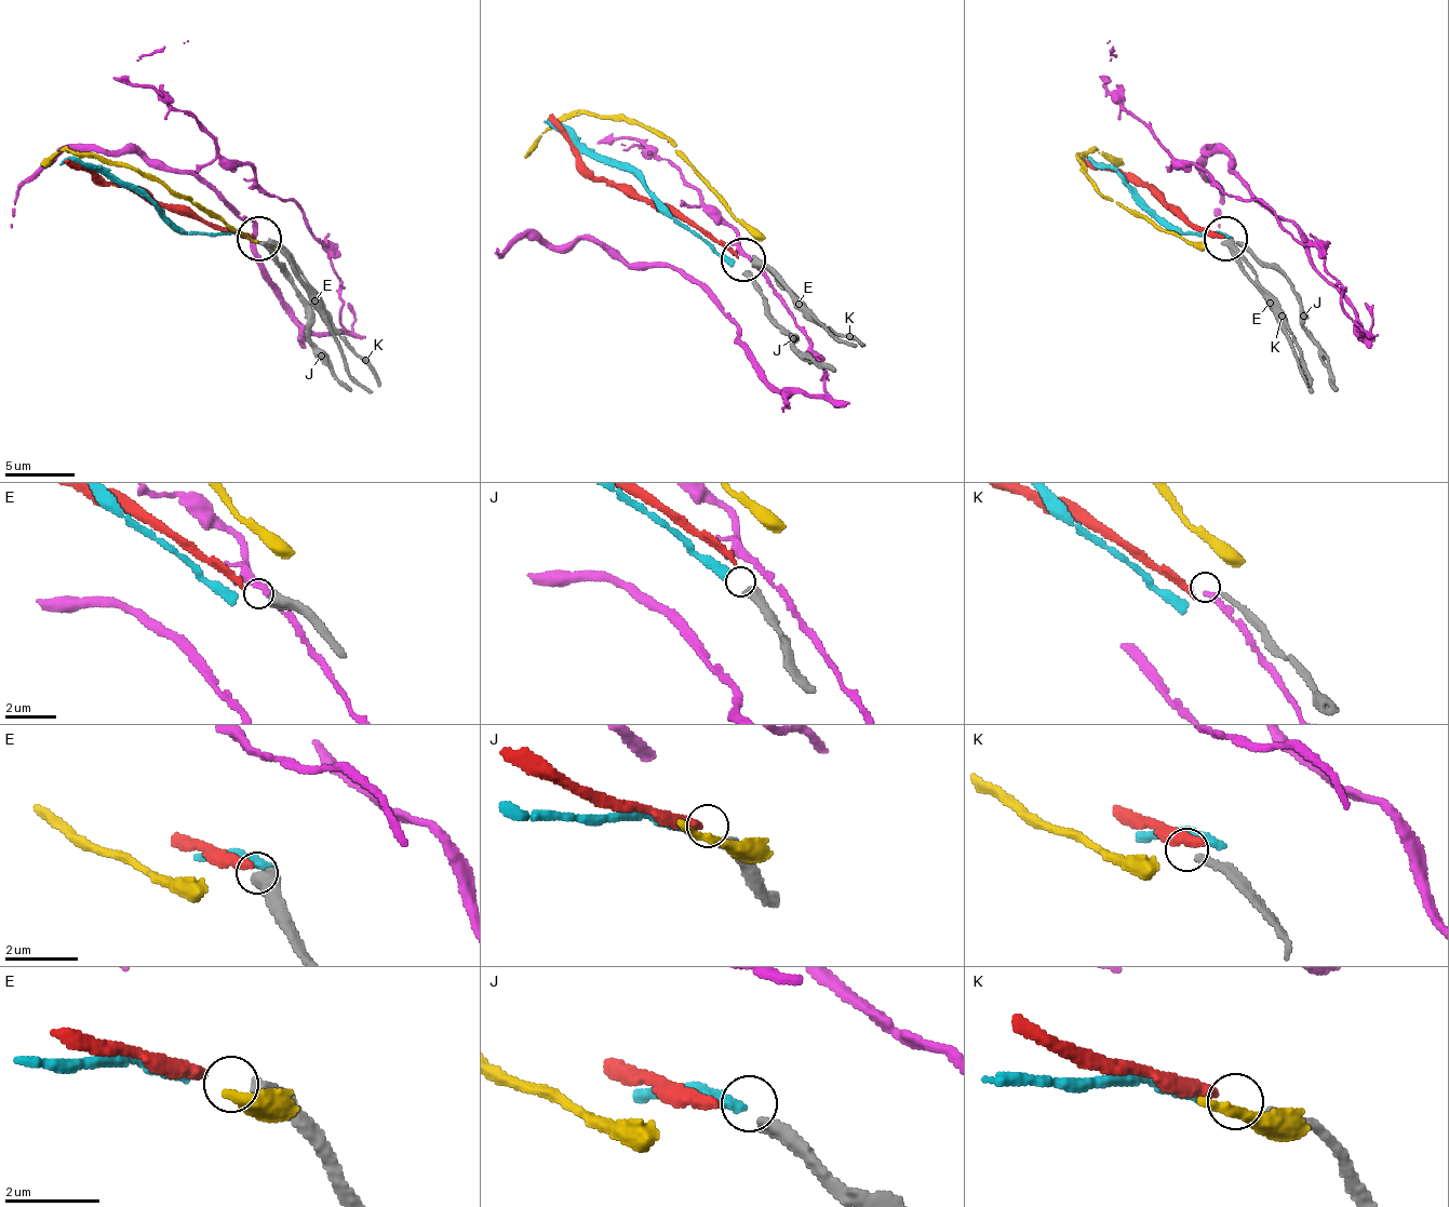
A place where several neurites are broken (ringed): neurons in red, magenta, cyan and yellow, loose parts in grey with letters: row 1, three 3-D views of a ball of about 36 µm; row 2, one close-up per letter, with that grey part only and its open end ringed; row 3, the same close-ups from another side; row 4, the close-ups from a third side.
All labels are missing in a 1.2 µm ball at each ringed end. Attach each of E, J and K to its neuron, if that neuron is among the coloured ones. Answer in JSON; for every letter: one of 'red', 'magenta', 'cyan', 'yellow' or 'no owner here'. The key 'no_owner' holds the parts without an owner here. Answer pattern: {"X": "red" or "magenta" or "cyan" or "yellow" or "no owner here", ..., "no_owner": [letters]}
{"E": "red", "J": "cyan", "K": "no owner here", "no_owner": ["K"]}

